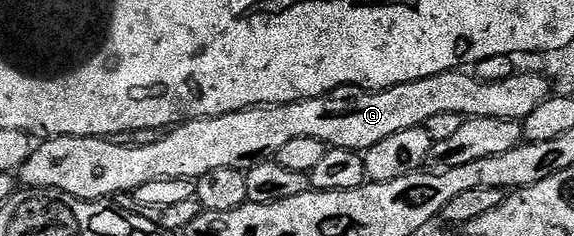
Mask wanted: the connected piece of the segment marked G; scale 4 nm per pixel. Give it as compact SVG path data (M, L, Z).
M456 69L454 71L446 71L440 75L430 75L424 79L418 79L412 83L402 83L396 87L389 87L386 91L373 91L370 89L364 89L362 87L341 87L338 91L330 91L328 95L322 95L321 97L313 97L312 99L302 99L296 103L272 103L270 105L264 105L261 107L247 107L244 111L231 111L228 115L218 115L212 119L191 119L188 123L178 124L166 132L162 137L155 141L151 145L141 145L140 147L127 147L125 144L119 144L116 141L112 141L107 137L92 137L89 139L79 139L76 135L61 135L58 137L47 137L42 140L43 143L32 150L31 155L25 161L25 165L19 168L17 175L21 180L23 178L22 186L30 189L33 187L48 187L54 191L64 191L69 193L73 197L78 199L97 199L100 201L110 200L110 195L119 195L122 191L127 193L134 193L138 187L145 185L145 181L157 181L158 179L190 179L197 181L205 173L213 173L213 169L237 169L243 171L244 169L250 169L257 163L265 163L274 160L278 156L279 151L287 144L288 141L294 141L296 137L313 137L317 141L326 143L328 148L340 147L341 149L349 149L350 151L364 152L370 149L373 145L377 145L377 141L385 141L385 137L393 137L393 133L401 133L401 129L413 129L414 127L421 127L427 124L429 117L433 117L437 113L457 113L464 117L470 117L476 119L477 117L497 117L498 119L517 119L525 120L529 117L529 113L533 113L533 109L537 109L537 105L541 105L552 94L552 84L546 75L524 75L514 73L509 76L507 80L493 81L492 83L486 83L485 81L476 78L474 74L462 75L462 70Z

